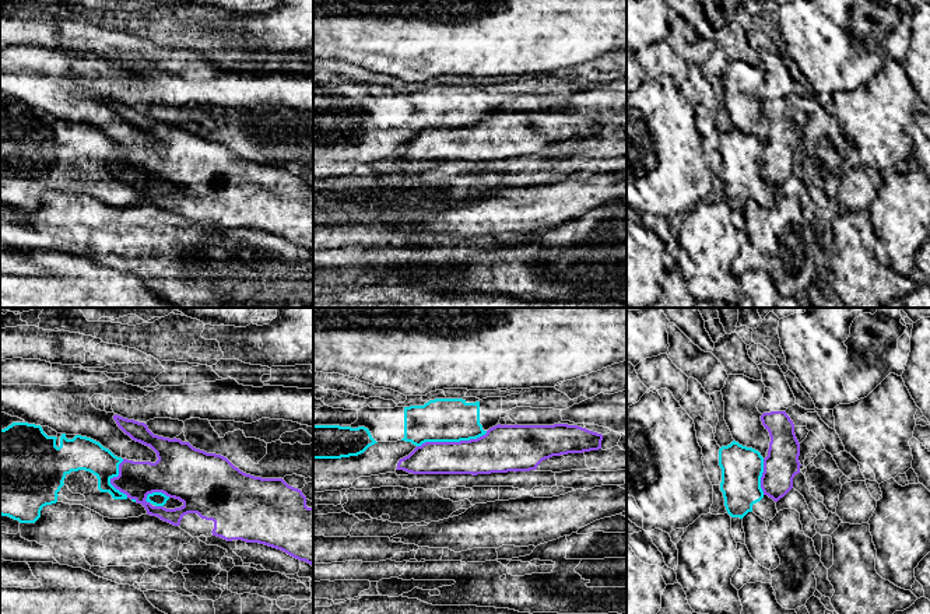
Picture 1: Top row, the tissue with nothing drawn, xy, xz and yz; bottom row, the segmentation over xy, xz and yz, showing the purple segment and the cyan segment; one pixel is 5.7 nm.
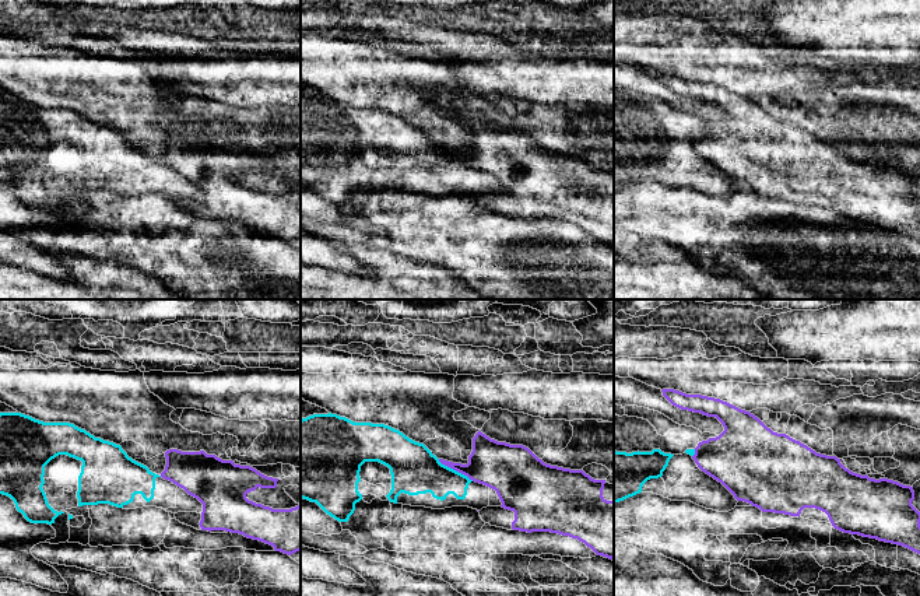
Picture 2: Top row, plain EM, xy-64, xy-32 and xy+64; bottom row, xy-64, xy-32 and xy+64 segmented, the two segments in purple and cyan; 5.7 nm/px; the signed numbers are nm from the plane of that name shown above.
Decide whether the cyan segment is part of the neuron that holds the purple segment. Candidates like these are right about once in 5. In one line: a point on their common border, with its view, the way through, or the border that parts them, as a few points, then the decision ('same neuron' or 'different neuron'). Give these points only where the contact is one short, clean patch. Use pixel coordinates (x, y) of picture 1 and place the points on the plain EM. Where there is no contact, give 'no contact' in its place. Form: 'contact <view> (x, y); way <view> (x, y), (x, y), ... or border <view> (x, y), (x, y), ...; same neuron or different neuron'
contact xz (452, 129); different neuron

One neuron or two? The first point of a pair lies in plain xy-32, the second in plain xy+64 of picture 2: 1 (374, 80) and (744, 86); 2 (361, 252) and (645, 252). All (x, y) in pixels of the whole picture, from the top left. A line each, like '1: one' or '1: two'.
1: two
2: one

